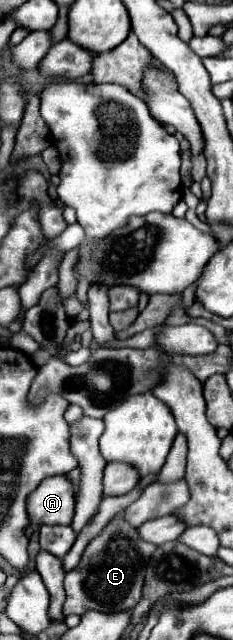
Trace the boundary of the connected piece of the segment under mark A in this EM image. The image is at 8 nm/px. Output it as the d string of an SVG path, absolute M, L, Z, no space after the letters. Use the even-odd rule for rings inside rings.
M53 476L43 480L27 500L27 512L31 522L35 524L71 524L71 516L75 514L75 490L73 482L67 476Z

